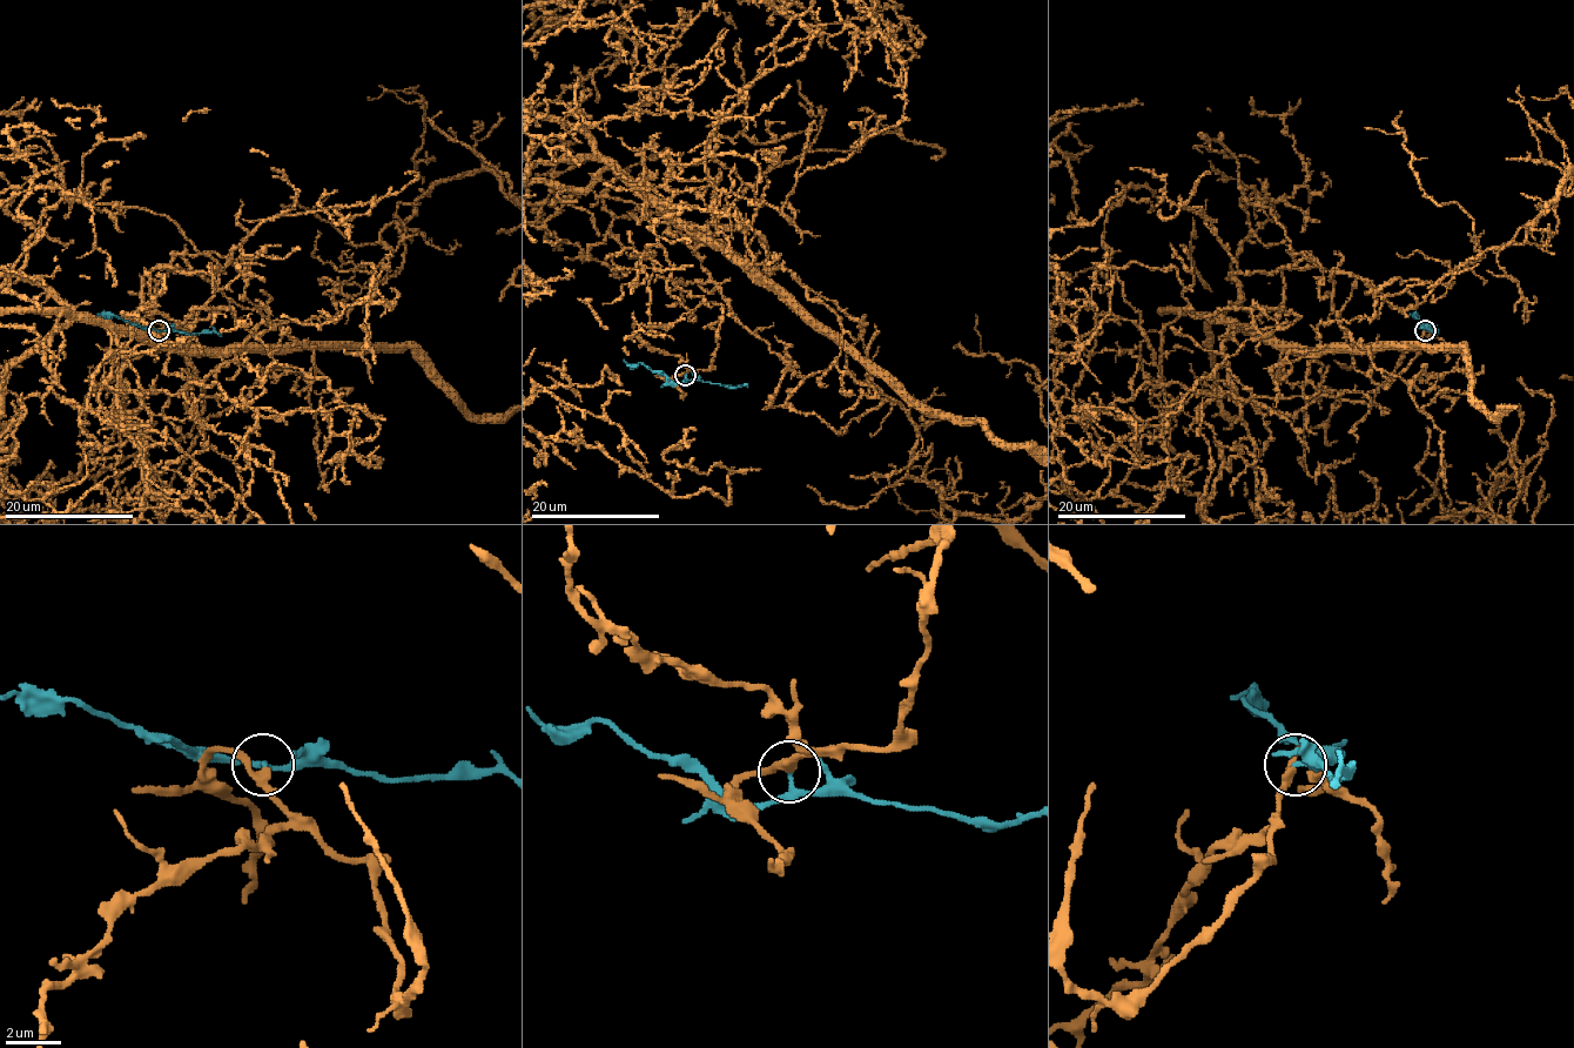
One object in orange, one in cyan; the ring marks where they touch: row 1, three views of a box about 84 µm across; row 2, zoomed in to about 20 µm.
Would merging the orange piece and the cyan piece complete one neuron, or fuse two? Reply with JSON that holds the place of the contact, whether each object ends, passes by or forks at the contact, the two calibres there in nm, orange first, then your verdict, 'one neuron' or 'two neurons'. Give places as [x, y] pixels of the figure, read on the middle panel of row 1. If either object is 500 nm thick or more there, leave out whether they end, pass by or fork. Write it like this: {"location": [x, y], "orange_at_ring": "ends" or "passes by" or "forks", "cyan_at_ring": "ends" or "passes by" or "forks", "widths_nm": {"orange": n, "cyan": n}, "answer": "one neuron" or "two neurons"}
{"location": [685, 375], "orange_at_ring": "passes by", "cyan_at_ring": "passes by", "widths_nm": {"orange": 280, "cyan": 140}, "answer": "one neuron"}

